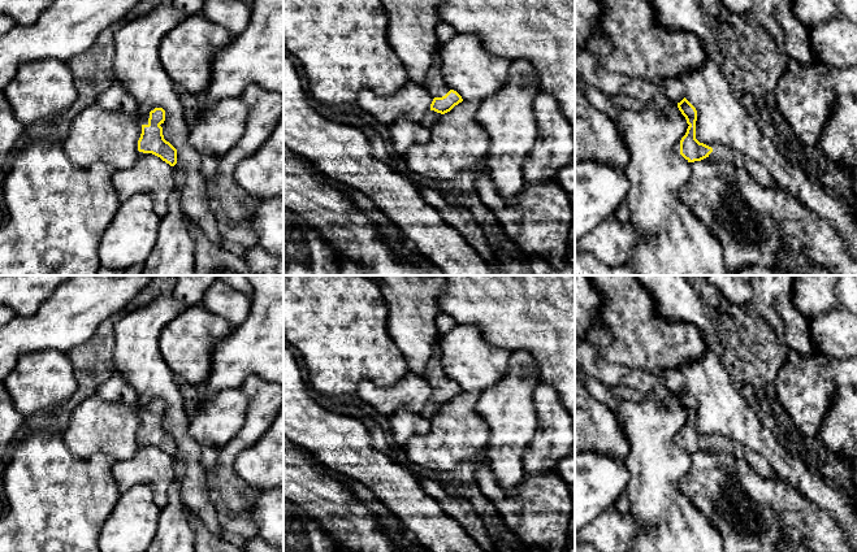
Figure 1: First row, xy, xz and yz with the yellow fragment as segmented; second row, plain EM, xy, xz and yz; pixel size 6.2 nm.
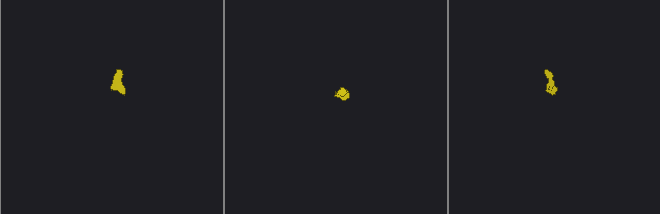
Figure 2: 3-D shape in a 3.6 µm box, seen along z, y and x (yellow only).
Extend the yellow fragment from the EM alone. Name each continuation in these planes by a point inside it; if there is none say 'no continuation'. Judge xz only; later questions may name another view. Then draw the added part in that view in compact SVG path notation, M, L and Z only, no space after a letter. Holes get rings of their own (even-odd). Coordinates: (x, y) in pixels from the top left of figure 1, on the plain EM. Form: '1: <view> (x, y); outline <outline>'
1: xz (435, 374); outline M438 343L433 344L432 355L425 366L424 378L433 390L442 388L450 382L450 378L442 366L442 356Z
2: xz (431, 408); outline M428 401L423 409L420 410L420 414L425 417L427 420L430 420L434 414L437 414L441 410L441 404L437 404L434 401Z

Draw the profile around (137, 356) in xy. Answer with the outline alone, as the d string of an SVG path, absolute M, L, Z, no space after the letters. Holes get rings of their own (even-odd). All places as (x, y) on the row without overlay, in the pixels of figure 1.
M159 294L146 305L121 313L114 322L112 368L133 386L140 404L150 404L155 399L165 401L165 412L160 416L163 426L177 440L178 460L186 466L181 477L182 501L211 531L220 534L221 526L200 464L200 445L187 433L190 418L179 381L159 345L163 329L181 309L174 294Z

